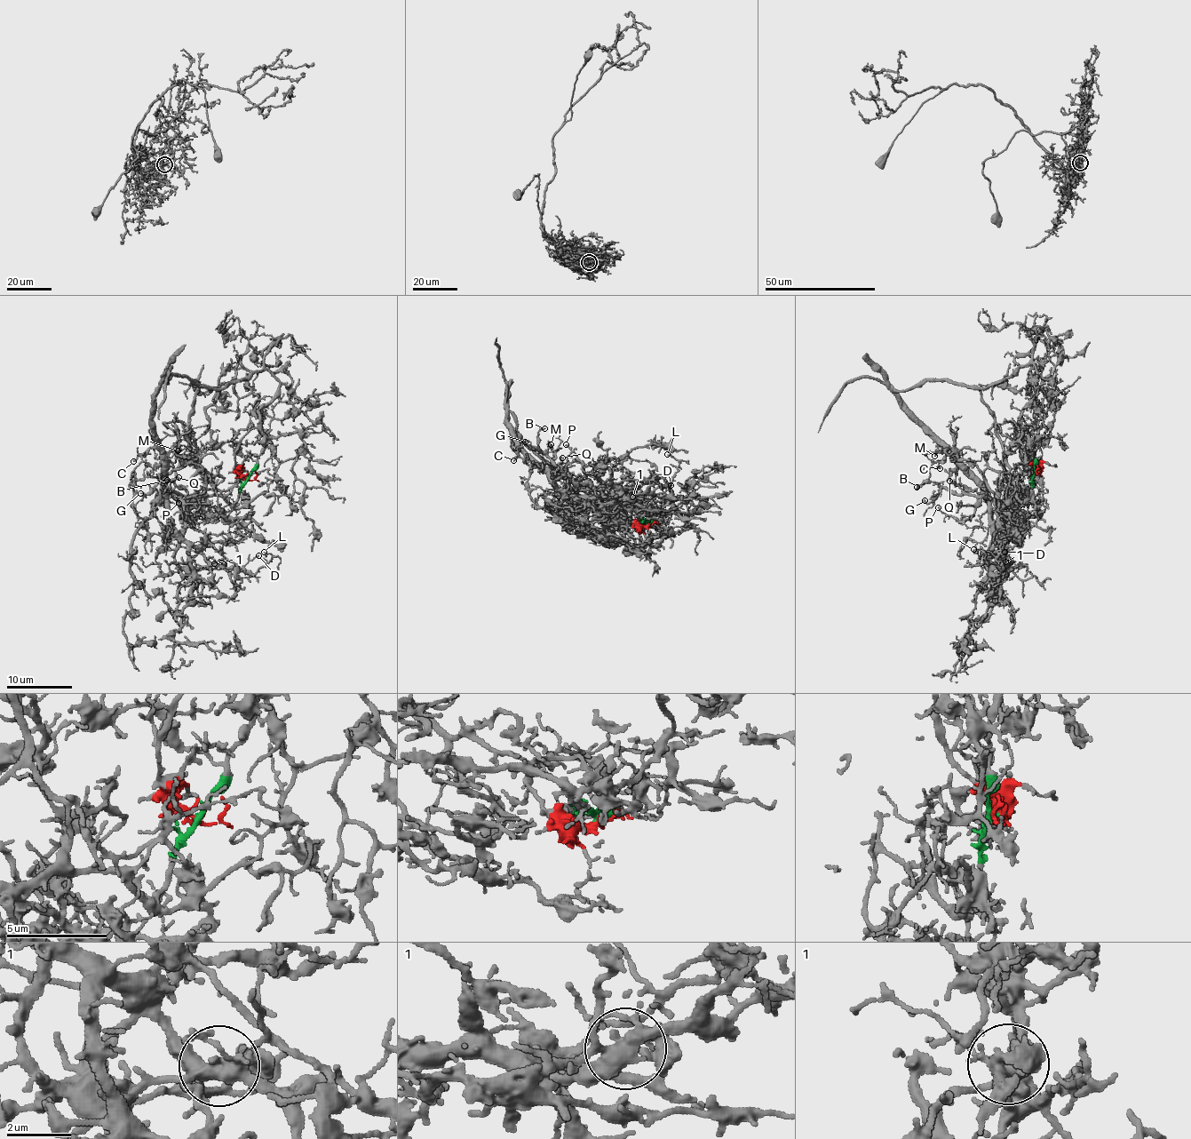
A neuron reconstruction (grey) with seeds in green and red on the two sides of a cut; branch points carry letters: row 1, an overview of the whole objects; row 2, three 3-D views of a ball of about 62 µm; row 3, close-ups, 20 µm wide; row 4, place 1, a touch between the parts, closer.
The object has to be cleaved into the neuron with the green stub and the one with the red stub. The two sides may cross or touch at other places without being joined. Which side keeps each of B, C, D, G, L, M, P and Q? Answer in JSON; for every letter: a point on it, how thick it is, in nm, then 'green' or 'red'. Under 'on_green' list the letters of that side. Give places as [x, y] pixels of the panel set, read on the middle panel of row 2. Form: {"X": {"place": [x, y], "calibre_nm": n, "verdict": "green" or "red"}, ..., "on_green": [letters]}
{"B": {"place": [544, 428], "calibre_nm": 160, "verdict": "green"}, "C": {"place": [513, 460], "calibre_nm": 170, "verdict": "green"}, "D": {"place": [670, 485], "calibre_nm": 120, "verdict": "green"}, "G": {"place": [525, 442], "calibre_nm": 160, "verdict": "green"}, "L": {"place": [667, 454], "calibre_nm": 180, "verdict": "green"}, "M": {"place": [551, 444], "calibre_nm": 100, "verdict": "green"}, "P": {"place": [566, 444], "calibre_nm": 120, "verdict": "green"}, "Q": {"place": [562, 457], "calibre_nm": 180, "verdict": "green"}, "on_green": ["B", "C", "D", "G", "L", "M", "P", "Q"]}

